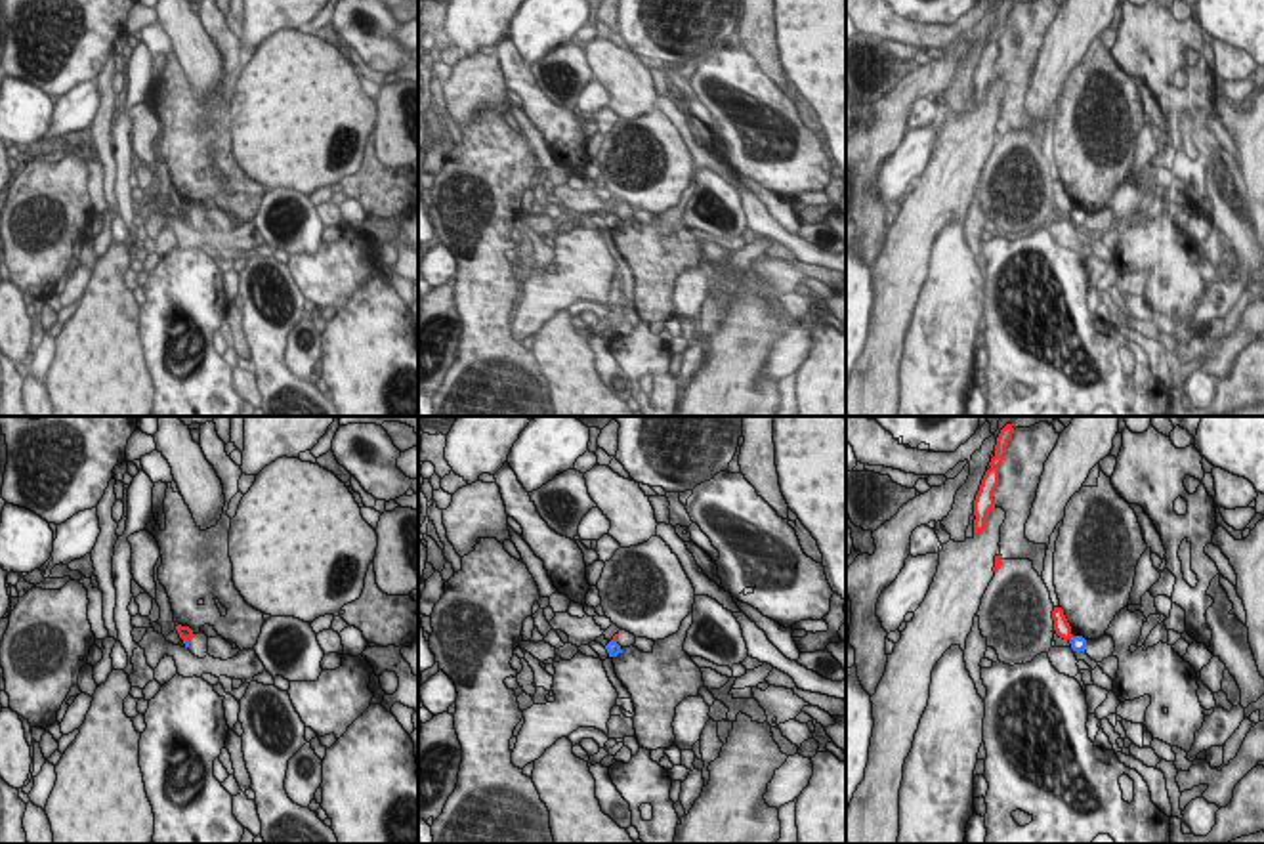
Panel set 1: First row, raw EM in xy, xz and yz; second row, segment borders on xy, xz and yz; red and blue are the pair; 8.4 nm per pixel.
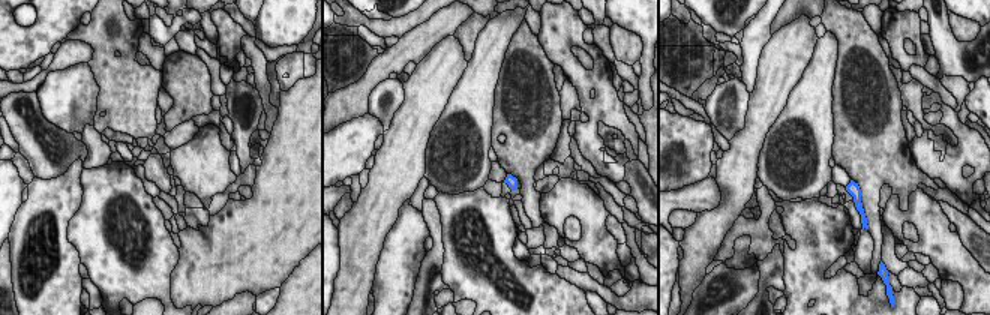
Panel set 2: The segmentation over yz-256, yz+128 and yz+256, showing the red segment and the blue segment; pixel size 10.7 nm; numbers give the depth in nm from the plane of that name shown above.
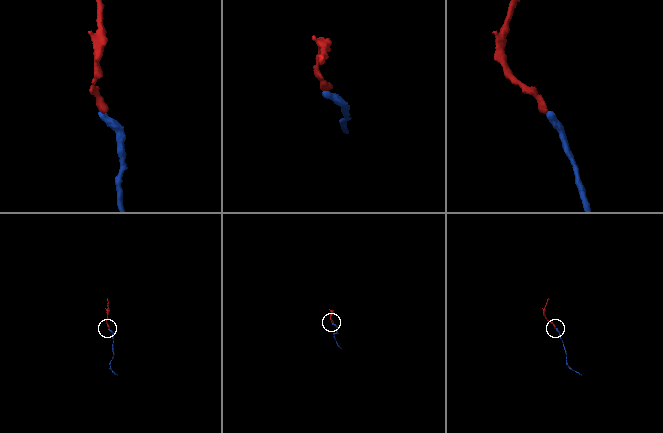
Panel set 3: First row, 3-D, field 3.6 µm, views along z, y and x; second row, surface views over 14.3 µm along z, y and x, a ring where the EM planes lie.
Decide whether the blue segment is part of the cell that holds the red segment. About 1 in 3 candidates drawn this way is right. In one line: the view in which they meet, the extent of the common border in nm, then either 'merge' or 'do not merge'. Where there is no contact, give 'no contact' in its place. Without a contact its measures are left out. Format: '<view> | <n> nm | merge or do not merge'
xy | 60 nm | do not merge

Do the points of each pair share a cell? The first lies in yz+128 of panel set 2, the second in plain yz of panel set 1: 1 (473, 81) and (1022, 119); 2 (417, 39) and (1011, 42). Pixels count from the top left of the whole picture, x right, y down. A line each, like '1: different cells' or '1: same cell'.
1: different cells
2: different cells

